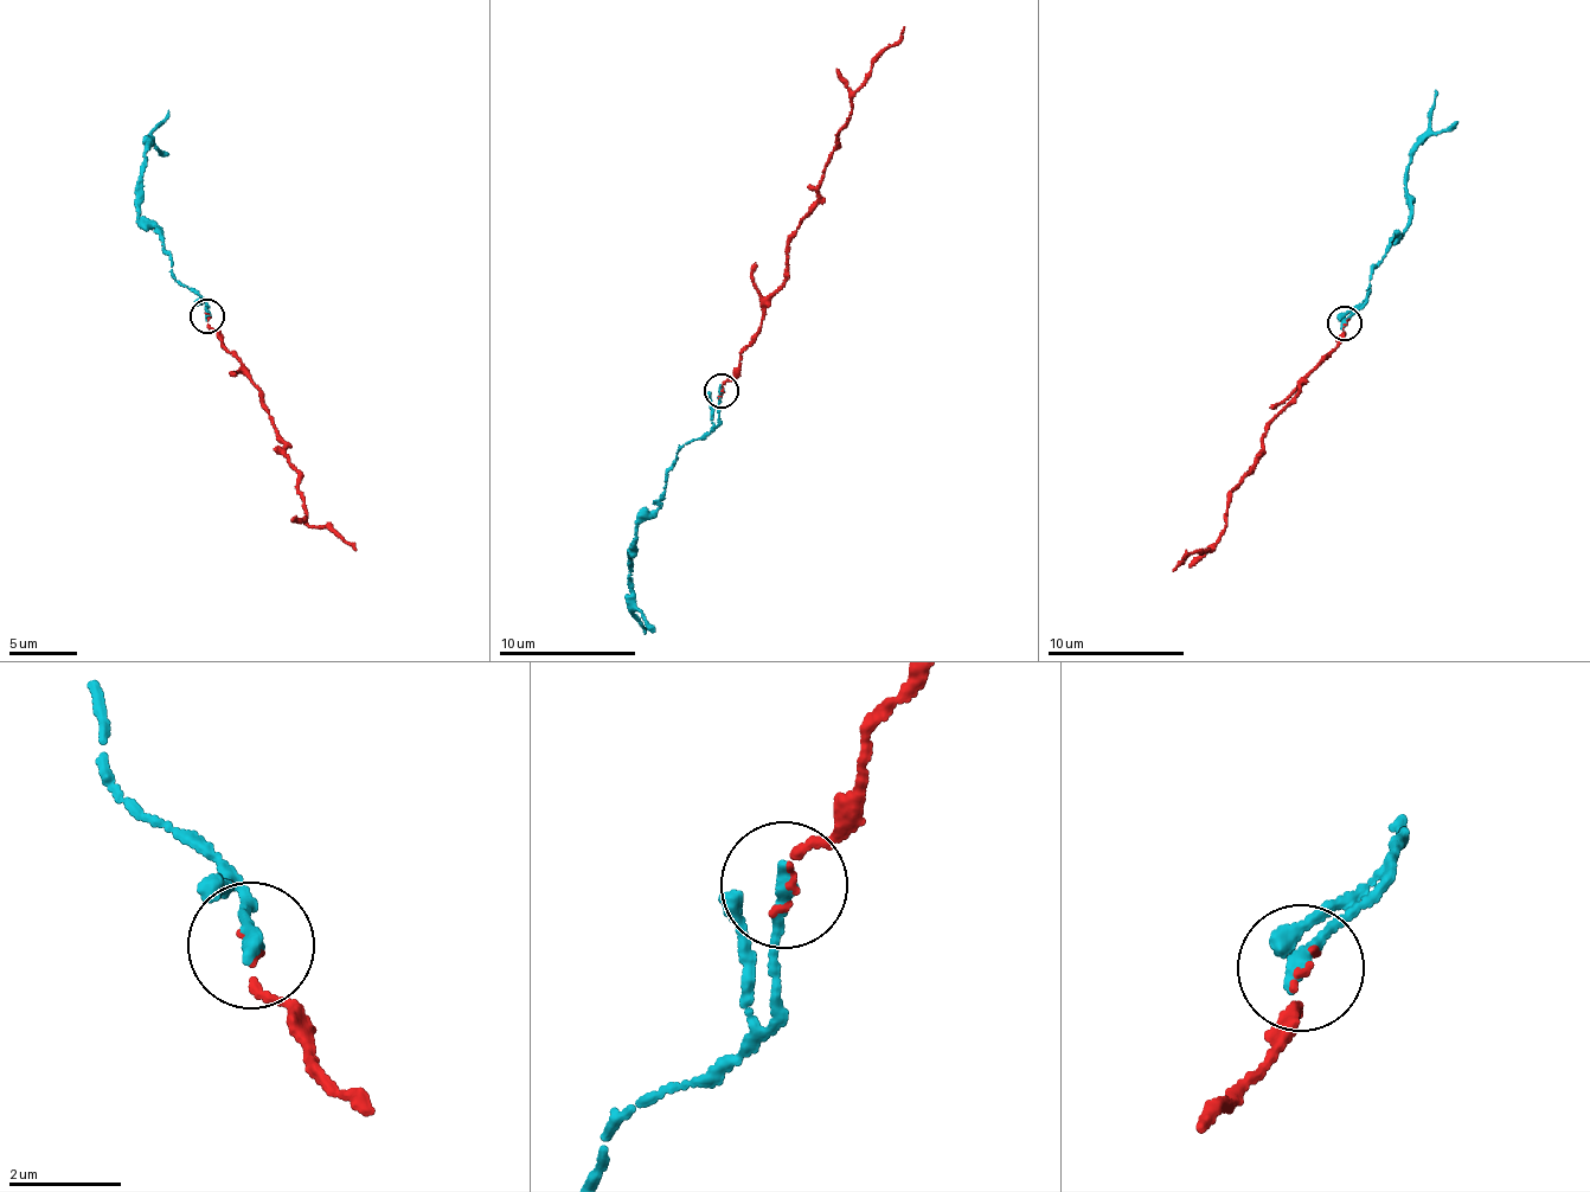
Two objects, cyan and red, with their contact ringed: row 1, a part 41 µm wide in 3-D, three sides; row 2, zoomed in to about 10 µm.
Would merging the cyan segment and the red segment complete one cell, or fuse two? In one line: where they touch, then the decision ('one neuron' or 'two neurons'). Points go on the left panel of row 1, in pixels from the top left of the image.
place (207, 315); one neuron

